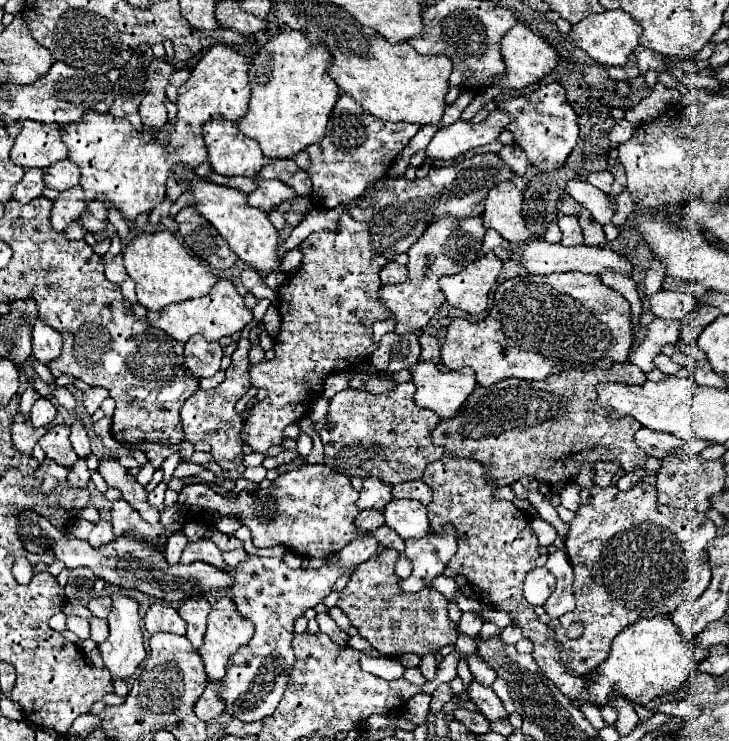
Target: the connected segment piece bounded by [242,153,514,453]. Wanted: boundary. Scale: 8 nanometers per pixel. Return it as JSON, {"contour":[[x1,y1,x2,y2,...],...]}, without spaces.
{"contour":[[480,153,480,155,474,155,474,157,470,157,470,159,460,161,458,165,432,167,432,169,428,171,428,175,422,177,422,179,412,179,412,181,402,179,402,177,398,177,398,179,382,179,382,181,378,181,362,199,358,199,356,205,350,205,350,207,344,209,344,213,342,213,340,219,338,219,338,229,336,229,336,231,322,229,320,233,312,233,308,239,302,241,300,251,304,253,304,257,302,257,302,261,300,261,298,269,296,269,294,273,290,273,290,275,286,277,286,281,278,287,278,311,280,311,282,323,280,323,278,335,274,337,274,351,276,351,276,355,274,355,272,361,262,361,262,363,258,365,250,366,249,369,249,373,252,375,252,387,266,389,266,391,268,391,268,397,266,397,266,401,262,401,262,403,266,403,266,405,260,405,260,403,258,403,256,409,254,409,254,417,248,417,248,419,244,421,242,439,244,439,246,445,250,445,250,447,252,447,254,451,258,451,258,453,266,453,268,447,280,445,280,443,286,439,284,427,290,425,290,423,300,421,302,417,306,417,306,415,310,413,312,405,316,403,314,397,322,395,324,381,326,381,328,375,340,373,340,371,352,371,354,365,360,365,360,363,368,361,368,357,378,349,378,343,372,339,372,323,374,323,374,321,384,321,384,319,388,319,388,309,384,309,384,303,382,303,380,297,378,297,378,291,380,291,380,287,382,287,382,283,380,283,380,269,382,269,388,261,394,261,396,255,406,253,408,247,424,233,426,225,428,225,432,219,442,217,442,215,450,215,450,217,458,217,458,219,460,219,460,217,464,219,464,217,476,217,476,215,480,215,480,213,484,211,484,197,488,195,488,191,490,191,496,183,500,183,500,181,504,181,504,179,510,179,510,177,514,177,514,173,512,173,512,169,498,157,498,153]]}

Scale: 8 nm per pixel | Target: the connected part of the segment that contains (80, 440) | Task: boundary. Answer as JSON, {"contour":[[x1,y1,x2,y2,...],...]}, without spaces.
{"contour":[[78,421,78,423,74,423,70,429,72,429,70,439,72,439,74,451,78,453,78,457,80,457,80,459,86,459,86,457,92,453,92,449,90,449,90,439,88,439,88,433,86,433,84,423,82,423,82,421]]}

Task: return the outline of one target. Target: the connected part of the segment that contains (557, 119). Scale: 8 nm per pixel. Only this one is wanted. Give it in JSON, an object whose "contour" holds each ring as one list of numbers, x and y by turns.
{"contour":[[560,83,544,85,522,97,508,97,500,101,500,109,508,111,514,117,514,121,508,125,508,131,514,135,516,145,526,151,528,161,540,171,560,167,578,141,578,115,568,103]]}

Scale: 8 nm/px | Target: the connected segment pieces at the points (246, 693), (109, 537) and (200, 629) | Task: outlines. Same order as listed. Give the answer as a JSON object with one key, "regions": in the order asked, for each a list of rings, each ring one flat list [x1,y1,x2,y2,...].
{"regions":[[[248,555,238,563,234,569,236,583,232,587,232,597,240,615,254,623,254,637,248,647,232,655,222,679,220,699,226,703,226,713,230,717,254,723,274,713,296,661,292,651,294,621,302,617,308,607,318,605,332,591,340,575,348,575,348,571,336,567,336,563,326,563,320,569,290,569,282,559,256,555]],[[98,521,96,525,94,525,94,529,92,529,92,533,90,533,90,537,88,537,88,543,92,545,92,547,104,547,106,543,110,543,110,541,114,541,114,533,112,533,112,525,110,523,106,523,106,521]],[[188,597,180,607,178,613,186,621,188,631,186,637,192,641,194,649,198,649,204,643,204,633,206,633,206,619,210,613,210,603,206,597]]]}

